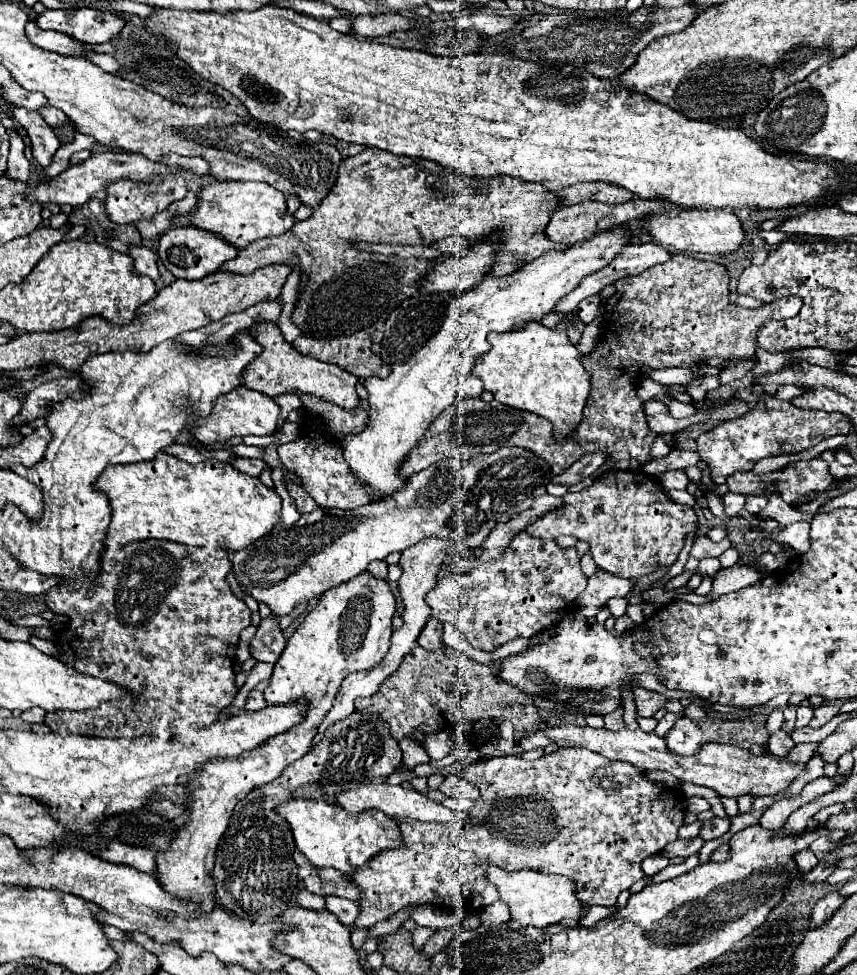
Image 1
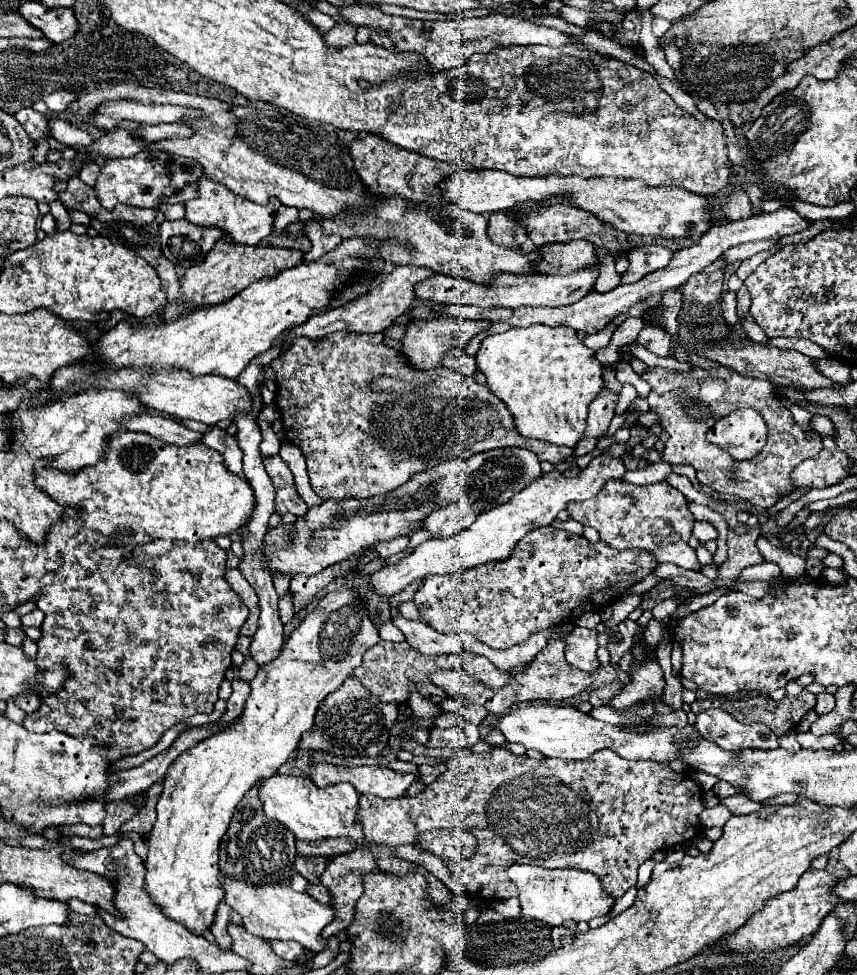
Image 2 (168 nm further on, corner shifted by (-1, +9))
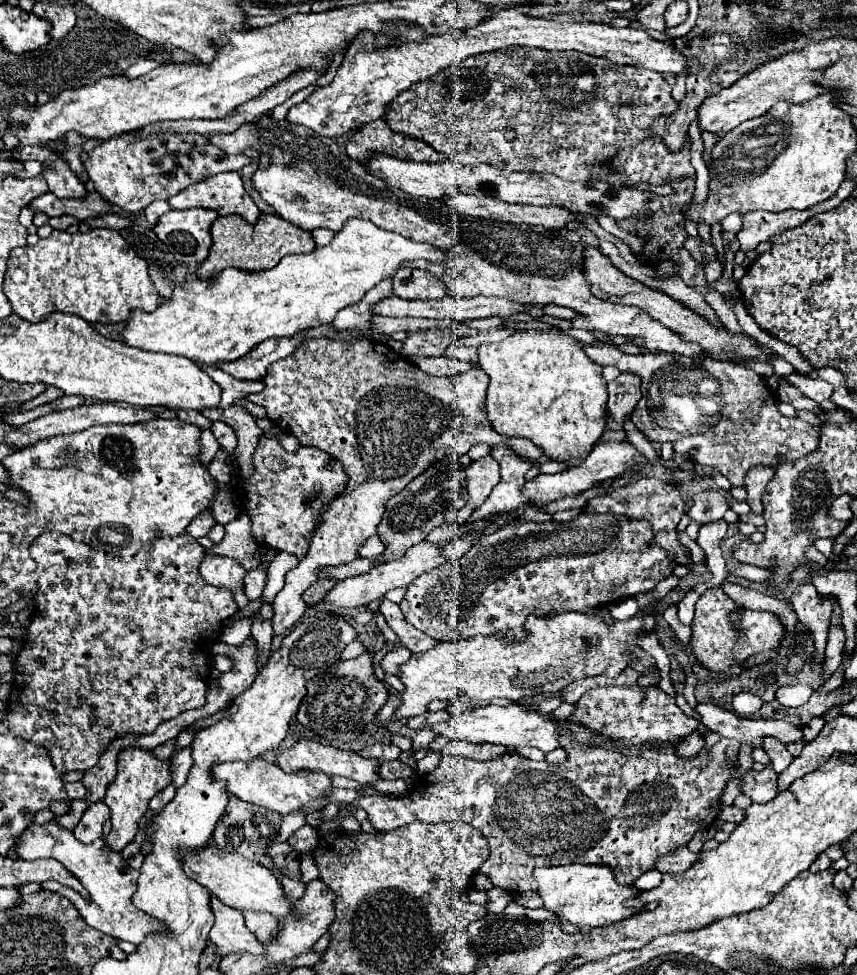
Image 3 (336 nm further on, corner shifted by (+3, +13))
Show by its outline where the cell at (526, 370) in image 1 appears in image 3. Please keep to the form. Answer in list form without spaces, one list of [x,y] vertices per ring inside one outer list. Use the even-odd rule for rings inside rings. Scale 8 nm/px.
[[[559,327],[525,329],[509,335],[499,343],[483,343],[479,347],[479,367],[491,379],[487,389],[487,413],[493,429],[503,435],[519,435],[531,439],[545,451],[545,455],[555,461],[581,465],[593,443],[605,431],[607,423],[607,383],[603,379],[601,365],[593,363],[583,351],[585,345],[587,343],[573,339]]]

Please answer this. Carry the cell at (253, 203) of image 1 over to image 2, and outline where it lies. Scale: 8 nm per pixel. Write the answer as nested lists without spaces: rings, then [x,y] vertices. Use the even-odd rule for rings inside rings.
[[[203,177],[199,181],[199,195],[195,199],[185,201],[185,217],[195,223],[195,225],[215,225],[221,227],[223,231],[227,231],[231,235],[231,239],[235,243],[241,245],[259,245],[271,231],[273,231],[273,217],[279,209],[279,201],[271,199],[269,205],[257,205],[233,191],[229,191],[227,187],[223,187],[217,181],[211,181],[207,177]]]

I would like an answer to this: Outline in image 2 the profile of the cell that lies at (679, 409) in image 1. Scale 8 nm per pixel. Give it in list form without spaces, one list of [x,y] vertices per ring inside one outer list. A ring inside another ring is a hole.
[[[625,361],[617,363],[617,379],[621,383],[631,383],[635,389],[639,389],[639,397],[647,398],[651,391],[651,387]]]

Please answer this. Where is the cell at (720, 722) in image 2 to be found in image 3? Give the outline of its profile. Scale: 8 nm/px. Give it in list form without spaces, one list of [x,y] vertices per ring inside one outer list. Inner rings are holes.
[[[765,737],[761,747],[769,755],[771,765],[773,765],[773,769],[777,773],[781,773],[781,771],[785,771],[789,767],[789,763],[791,763],[793,757],[791,757],[791,753],[785,749],[785,745],[781,741],[777,741],[775,737]]]

